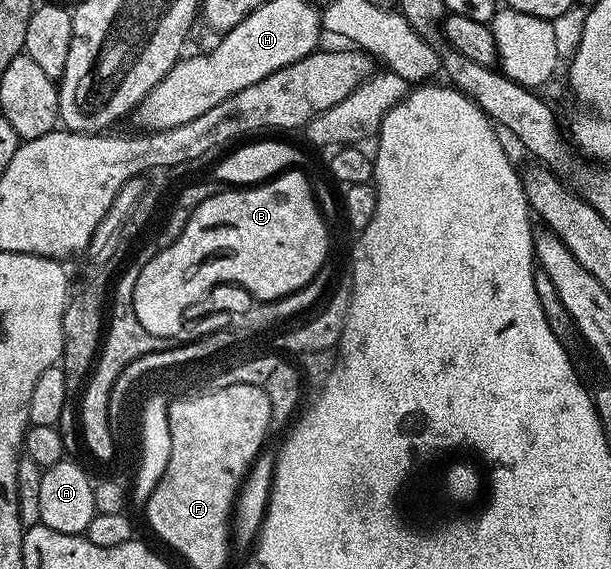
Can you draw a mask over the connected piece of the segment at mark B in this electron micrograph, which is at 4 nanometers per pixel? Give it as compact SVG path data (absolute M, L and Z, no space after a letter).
M290 169L258 185L244 186L242 189L224 189L215 197L209 197L205 201L201 201L201 205L197 205L197 209L189 217L189 225L185 225L185 229L177 237L177 241L173 241L171 247L160 249L157 255L141 269L136 288L133 289L133 309L137 313L137 321L141 321L141 325L150 335L156 335L167 341L170 340L170 335L177 334L179 326L185 323L185 312L189 309L191 299L195 299L195 295L199 295L199 291L207 291L207 287L211 287L211 283L215 283L215 279L231 279L236 287L243 287L247 290L252 300L255 301L259 301L259 299L267 299L267 301L285 299L302 292L299 290L322 269L323 262L327 259L327 227L322 223L323 215L319 212L318 205L315 204L311 183L302 175L301 171Z

